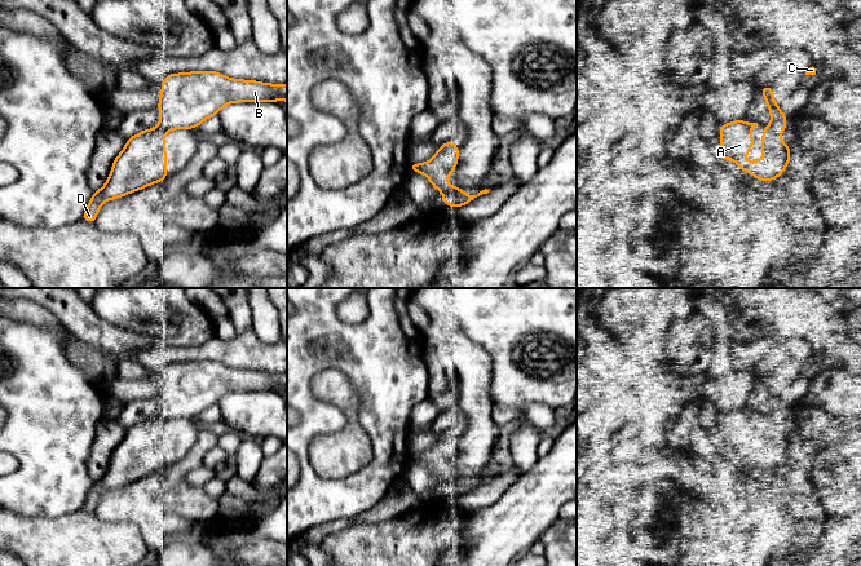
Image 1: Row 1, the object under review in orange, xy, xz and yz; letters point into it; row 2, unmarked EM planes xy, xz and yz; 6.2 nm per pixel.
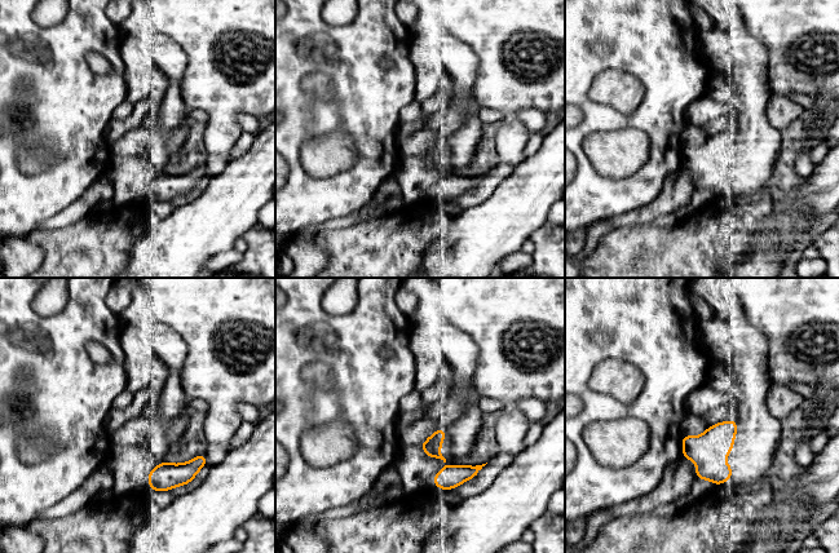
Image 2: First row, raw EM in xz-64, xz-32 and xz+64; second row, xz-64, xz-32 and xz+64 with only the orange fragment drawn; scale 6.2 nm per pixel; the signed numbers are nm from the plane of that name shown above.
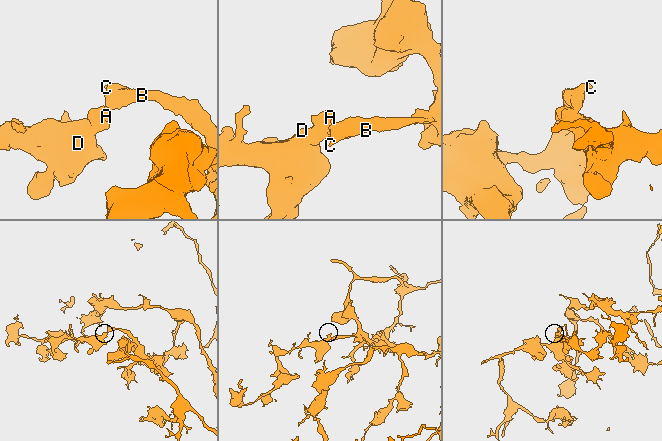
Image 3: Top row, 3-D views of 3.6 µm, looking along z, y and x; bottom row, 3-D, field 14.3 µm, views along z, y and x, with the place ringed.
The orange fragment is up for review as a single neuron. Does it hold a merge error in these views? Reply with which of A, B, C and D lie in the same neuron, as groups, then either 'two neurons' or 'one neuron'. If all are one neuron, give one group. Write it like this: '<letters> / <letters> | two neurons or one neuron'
A D / B C | two neurons

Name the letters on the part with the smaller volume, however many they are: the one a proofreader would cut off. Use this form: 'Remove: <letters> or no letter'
Remove: A, D

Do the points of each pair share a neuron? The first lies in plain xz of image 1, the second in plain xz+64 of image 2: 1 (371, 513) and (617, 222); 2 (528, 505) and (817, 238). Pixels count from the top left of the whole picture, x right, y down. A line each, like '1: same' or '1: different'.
1: same
2: different

